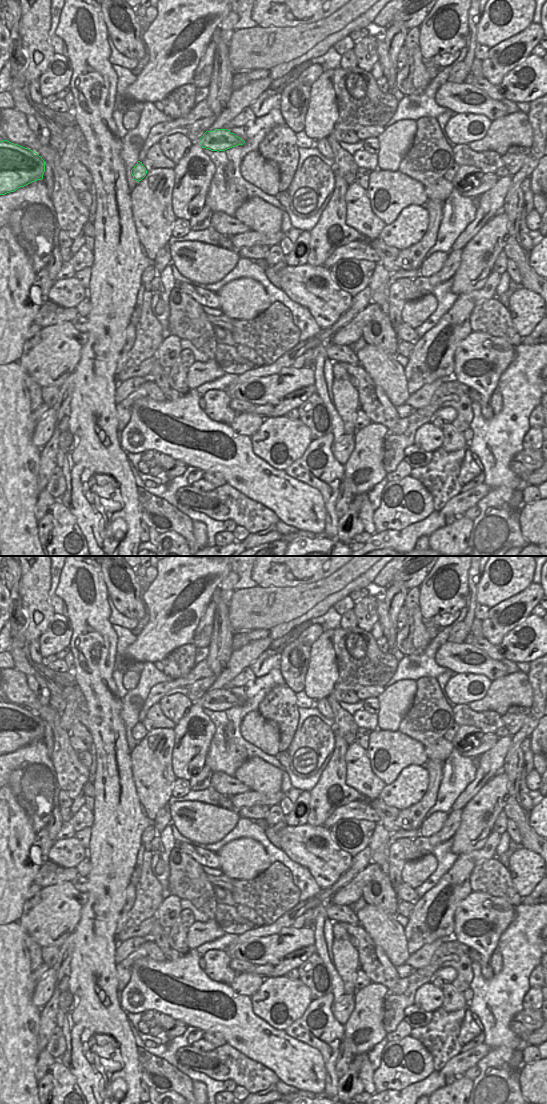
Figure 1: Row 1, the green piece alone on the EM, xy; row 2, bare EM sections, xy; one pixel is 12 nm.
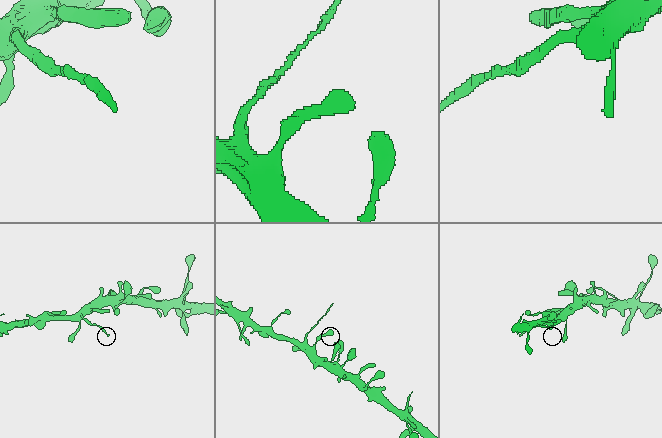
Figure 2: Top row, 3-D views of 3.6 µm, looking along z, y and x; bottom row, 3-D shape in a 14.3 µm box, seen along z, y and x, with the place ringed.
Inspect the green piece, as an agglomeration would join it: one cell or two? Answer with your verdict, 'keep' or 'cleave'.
cleave

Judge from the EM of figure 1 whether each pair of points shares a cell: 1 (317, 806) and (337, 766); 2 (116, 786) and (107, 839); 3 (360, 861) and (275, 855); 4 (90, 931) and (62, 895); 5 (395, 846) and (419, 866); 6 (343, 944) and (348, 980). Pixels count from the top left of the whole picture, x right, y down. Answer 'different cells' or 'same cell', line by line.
1: same cell
2: same cell
3: different cells
4: different cells
5: different cells
6: same cell

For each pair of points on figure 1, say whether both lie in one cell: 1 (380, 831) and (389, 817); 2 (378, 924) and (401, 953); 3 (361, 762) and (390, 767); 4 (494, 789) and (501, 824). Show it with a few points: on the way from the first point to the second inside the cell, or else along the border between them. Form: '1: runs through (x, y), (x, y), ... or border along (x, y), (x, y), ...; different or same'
1: border along (379, 821), (391, 833); different
2: runs through (385, 931), (395, 946); same
3: border along (365, 750), (369, 759), (370, 769), (384, 783); different
4: border along (502, 810), (492, 830); different

